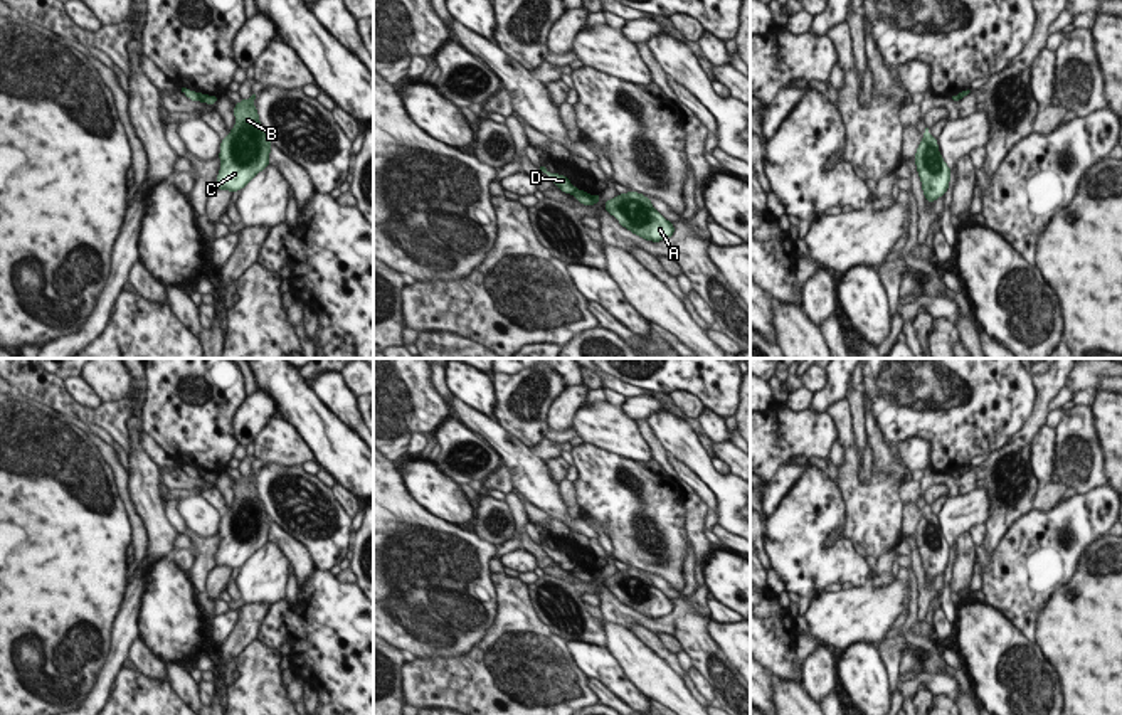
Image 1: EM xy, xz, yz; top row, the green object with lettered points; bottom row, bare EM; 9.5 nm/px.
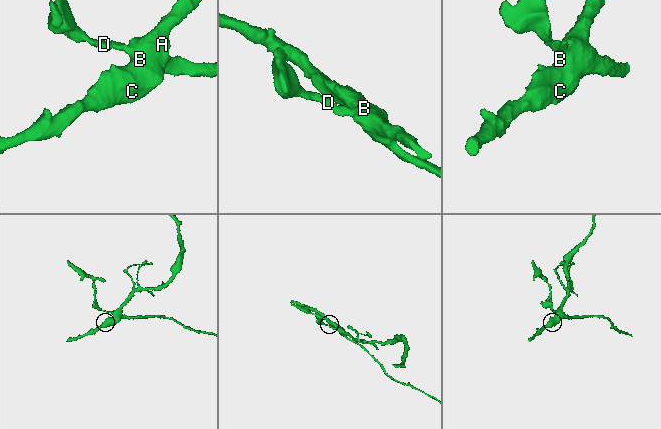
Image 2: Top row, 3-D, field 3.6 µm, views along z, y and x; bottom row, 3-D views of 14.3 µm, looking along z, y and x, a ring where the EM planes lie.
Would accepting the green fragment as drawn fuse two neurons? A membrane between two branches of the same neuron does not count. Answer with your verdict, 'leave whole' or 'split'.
split

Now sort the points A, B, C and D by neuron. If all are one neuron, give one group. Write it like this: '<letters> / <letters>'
A B C / D

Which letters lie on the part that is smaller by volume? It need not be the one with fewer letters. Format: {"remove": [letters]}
{"remove": ["D"]}

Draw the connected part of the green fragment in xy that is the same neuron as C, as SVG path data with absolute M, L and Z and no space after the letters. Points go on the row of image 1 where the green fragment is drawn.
M256 94L234 104L236 124L220 141L222 162L215 178L217 190L242 190L259 172L269 167L273 141L266 135L254 106Z

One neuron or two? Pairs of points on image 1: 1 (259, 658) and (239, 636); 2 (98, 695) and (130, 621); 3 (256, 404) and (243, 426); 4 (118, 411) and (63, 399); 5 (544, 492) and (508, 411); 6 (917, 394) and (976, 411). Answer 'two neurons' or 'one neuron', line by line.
1: two neurons
2: one neuron
3: one neuron
4: one neuron
5: two neurons
6: one neuron

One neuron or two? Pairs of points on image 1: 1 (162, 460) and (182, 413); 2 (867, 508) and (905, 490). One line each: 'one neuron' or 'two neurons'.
1: two neurons
2: two neurons

